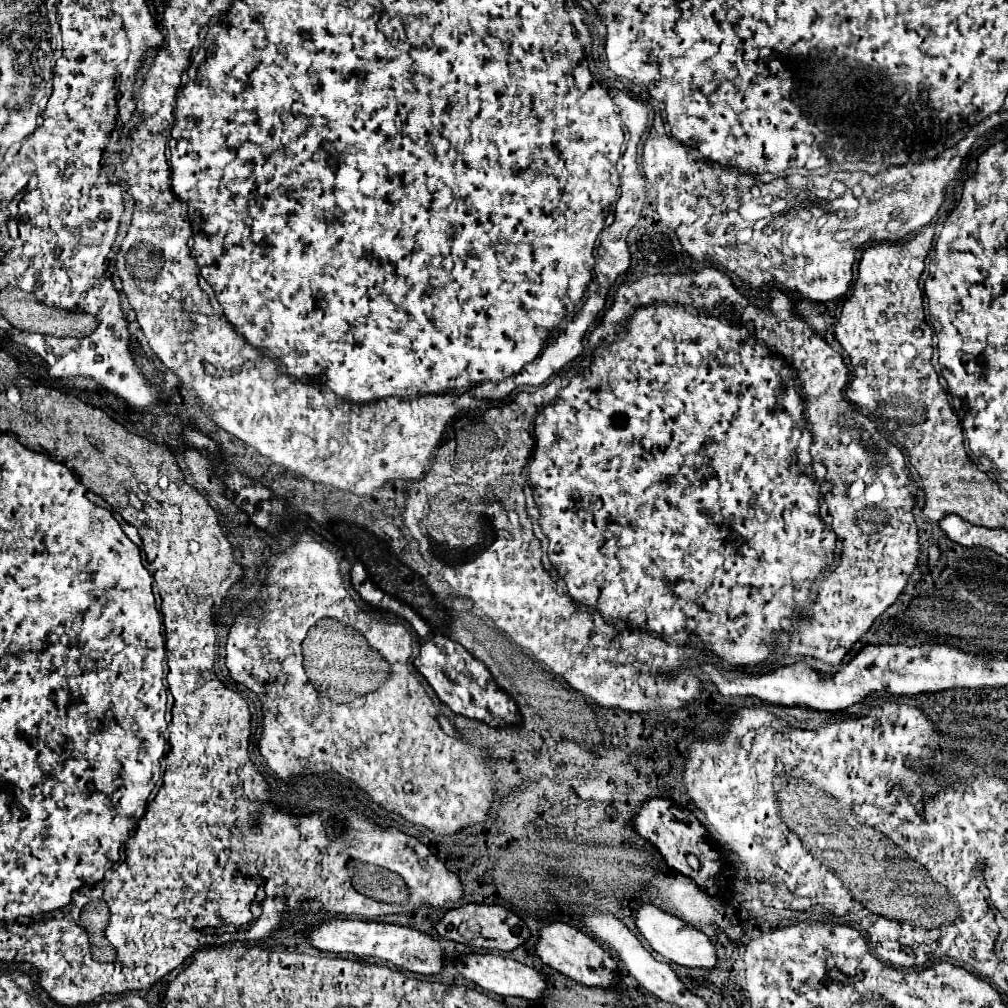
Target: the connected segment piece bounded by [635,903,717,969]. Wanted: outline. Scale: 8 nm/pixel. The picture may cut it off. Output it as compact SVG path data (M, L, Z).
M641 903L637 907L635 925L641 931L641 935L649 941L649 945L657 953L661 953L667 961L675 961L675 963L687 965L687 967L703 967L703 969L713 969L717 965L715 949L713 949L713 945L705 933L701 933L693 925L689 925L687 921L655 907L653 903Z

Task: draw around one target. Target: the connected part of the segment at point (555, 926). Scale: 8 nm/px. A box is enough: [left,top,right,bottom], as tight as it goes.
[535,921,615,987]

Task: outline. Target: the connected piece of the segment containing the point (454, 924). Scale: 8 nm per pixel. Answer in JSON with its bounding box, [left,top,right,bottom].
[435,903,529,951]

